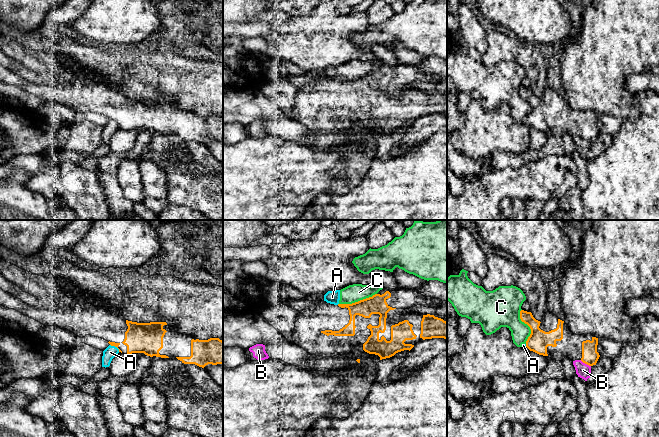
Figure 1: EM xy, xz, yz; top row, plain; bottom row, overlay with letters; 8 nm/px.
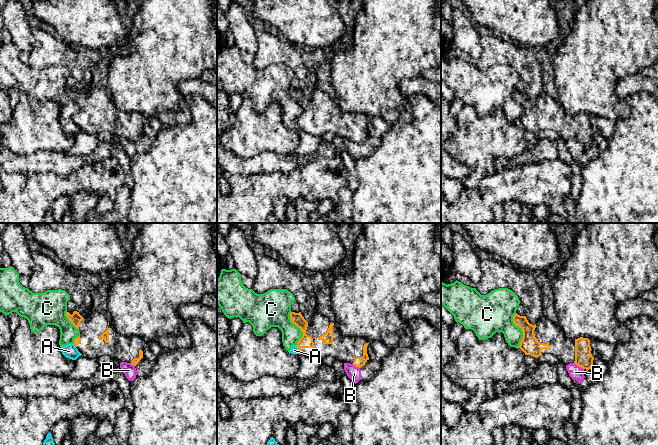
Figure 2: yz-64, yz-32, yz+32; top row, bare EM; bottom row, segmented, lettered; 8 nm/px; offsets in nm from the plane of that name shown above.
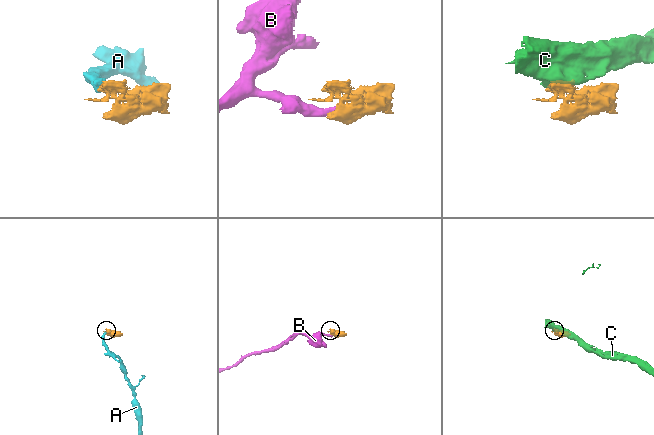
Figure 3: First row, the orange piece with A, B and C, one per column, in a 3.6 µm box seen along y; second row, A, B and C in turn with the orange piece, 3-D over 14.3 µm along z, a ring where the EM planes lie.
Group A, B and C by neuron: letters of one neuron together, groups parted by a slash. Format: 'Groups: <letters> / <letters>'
Groups: A C / B

